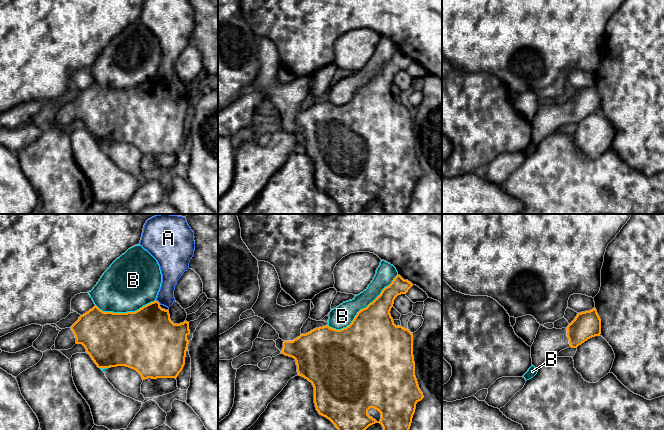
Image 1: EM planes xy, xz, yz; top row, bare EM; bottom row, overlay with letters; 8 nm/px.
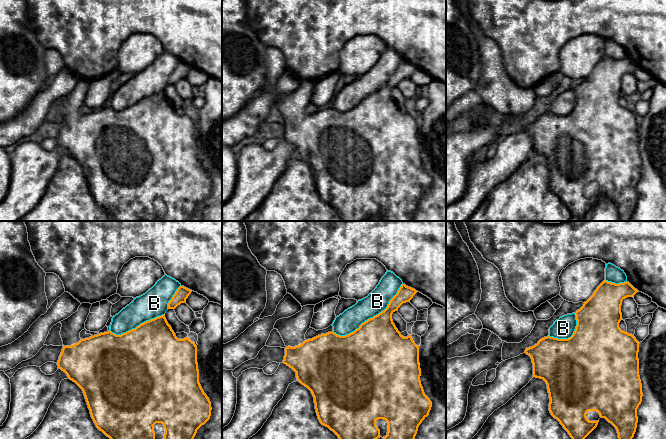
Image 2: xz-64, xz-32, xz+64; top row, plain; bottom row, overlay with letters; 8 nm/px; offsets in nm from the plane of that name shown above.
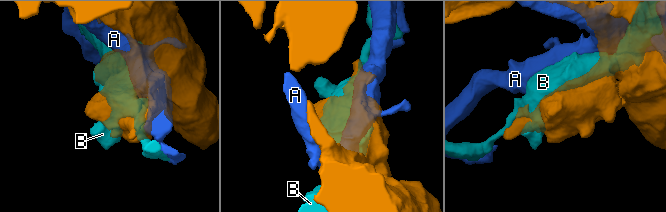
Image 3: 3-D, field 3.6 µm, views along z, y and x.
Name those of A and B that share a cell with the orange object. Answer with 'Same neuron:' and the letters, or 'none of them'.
Same neuron: none of them

